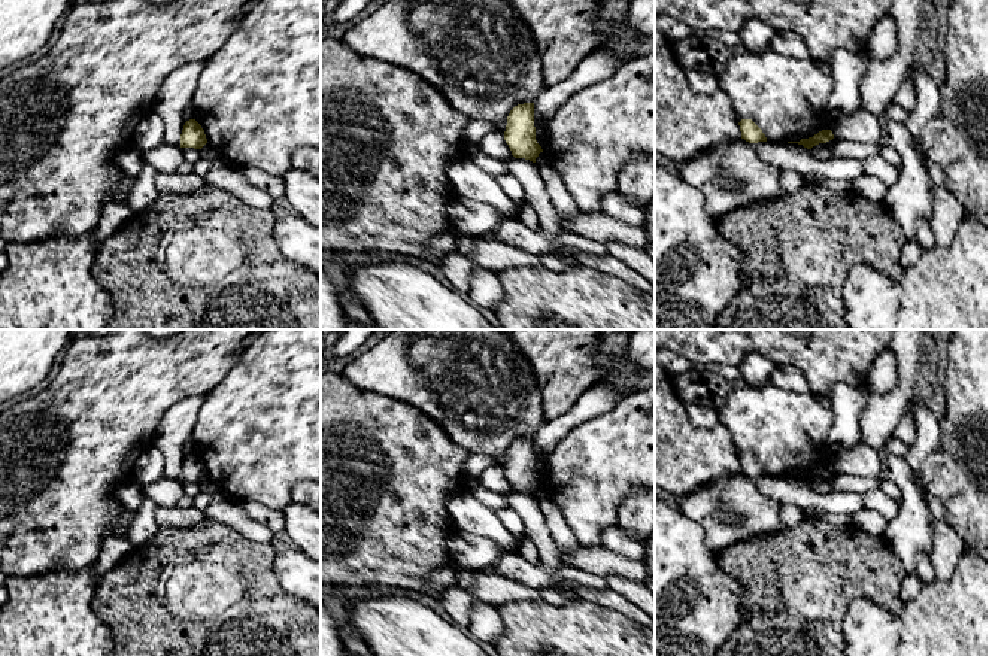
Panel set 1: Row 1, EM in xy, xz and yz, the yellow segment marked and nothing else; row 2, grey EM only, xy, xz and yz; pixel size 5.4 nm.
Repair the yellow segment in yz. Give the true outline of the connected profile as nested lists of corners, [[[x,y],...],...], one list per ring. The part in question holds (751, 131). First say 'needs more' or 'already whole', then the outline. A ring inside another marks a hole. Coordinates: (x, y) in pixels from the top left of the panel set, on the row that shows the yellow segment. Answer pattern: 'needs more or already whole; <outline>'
already whole; [[[741,119],[738,125],[741,131],[741,139],[744,139],[746,142],[749,143],[767,142],[765,134],[752,119]]]

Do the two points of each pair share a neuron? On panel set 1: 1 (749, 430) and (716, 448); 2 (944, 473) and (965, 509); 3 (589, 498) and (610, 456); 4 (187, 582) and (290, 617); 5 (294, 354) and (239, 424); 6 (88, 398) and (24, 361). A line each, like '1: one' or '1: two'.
1: two
2: one
3: one
4: one
5: one
6: two

